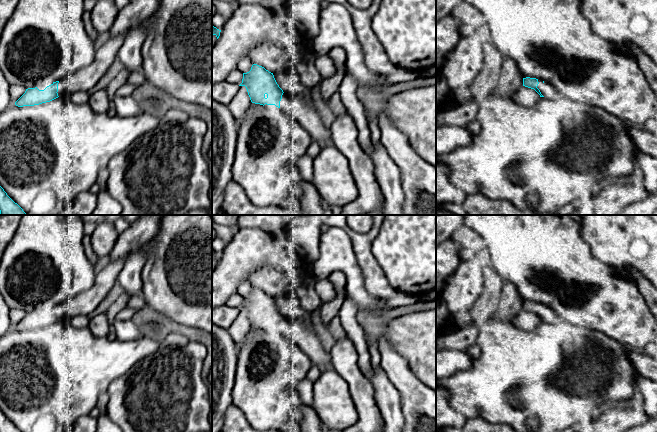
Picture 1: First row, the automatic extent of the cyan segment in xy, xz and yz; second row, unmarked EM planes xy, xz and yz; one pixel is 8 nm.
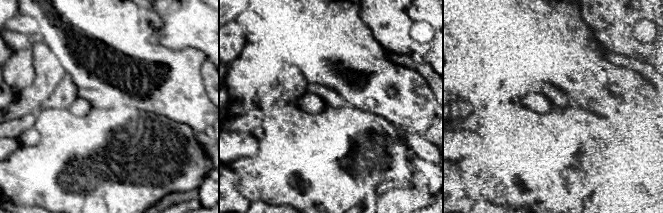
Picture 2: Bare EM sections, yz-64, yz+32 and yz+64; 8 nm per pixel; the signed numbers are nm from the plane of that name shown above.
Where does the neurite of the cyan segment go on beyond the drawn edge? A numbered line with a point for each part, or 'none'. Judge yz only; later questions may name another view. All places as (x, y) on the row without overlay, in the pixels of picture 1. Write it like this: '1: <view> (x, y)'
1: yz (547, 314)

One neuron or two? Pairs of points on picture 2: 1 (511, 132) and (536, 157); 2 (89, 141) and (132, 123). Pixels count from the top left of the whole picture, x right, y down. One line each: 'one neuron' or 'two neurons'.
1: one neuron
2: one neuron

